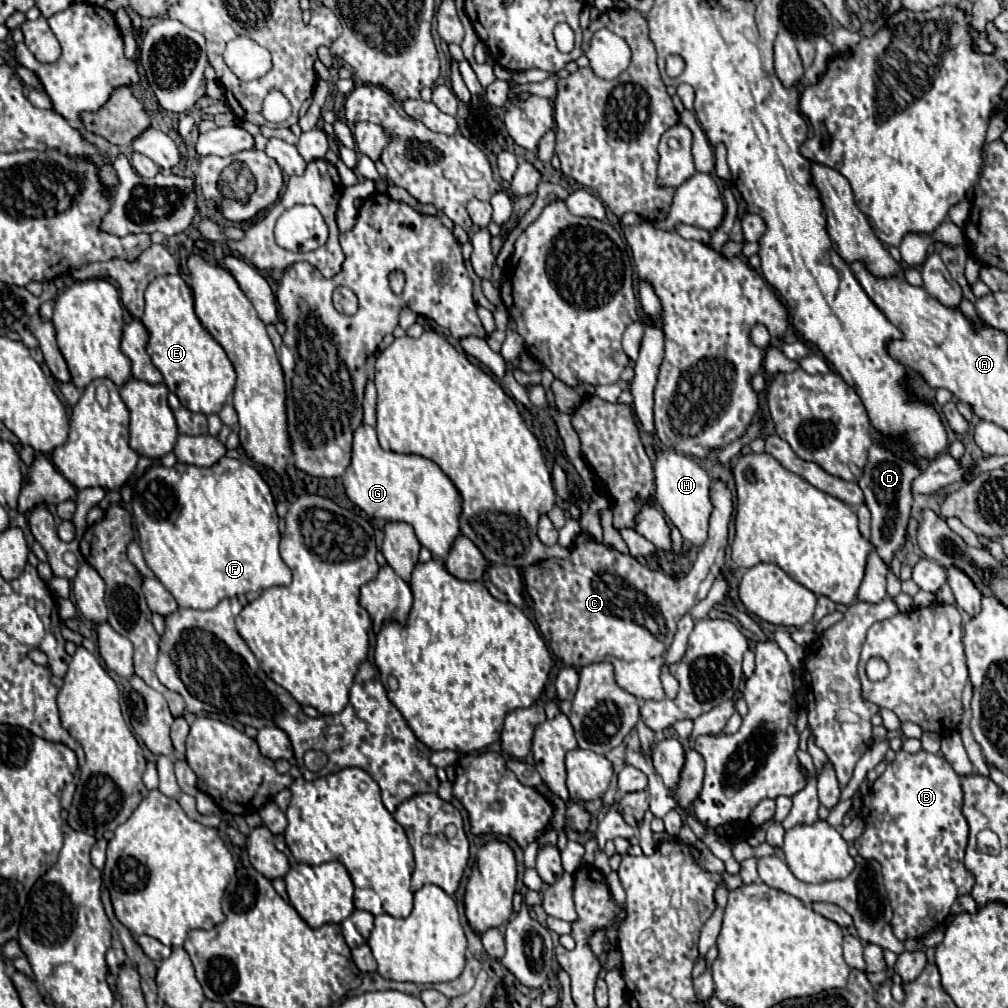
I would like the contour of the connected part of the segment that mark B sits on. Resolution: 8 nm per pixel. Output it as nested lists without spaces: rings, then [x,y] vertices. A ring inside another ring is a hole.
[[[897,751],[893,763],[887,765],[883,775],[877,777],[869,795],[863,797],[859,817],[865,821],[865,833],[855,841],[855,849],[865,859],[875,859],[883,867],[885,889],[891,899],[893,933],[905,939],[921,939],[925,933],[935,929],[951,913],[951,905],[959,895],[965,895],[975,885],[973,875],[963,865],[965,845],[969,837],[969,825],[961,813],[963,789],[961,777],[951,771],[951,765],[941,757],[927,751],[907,753]]]

